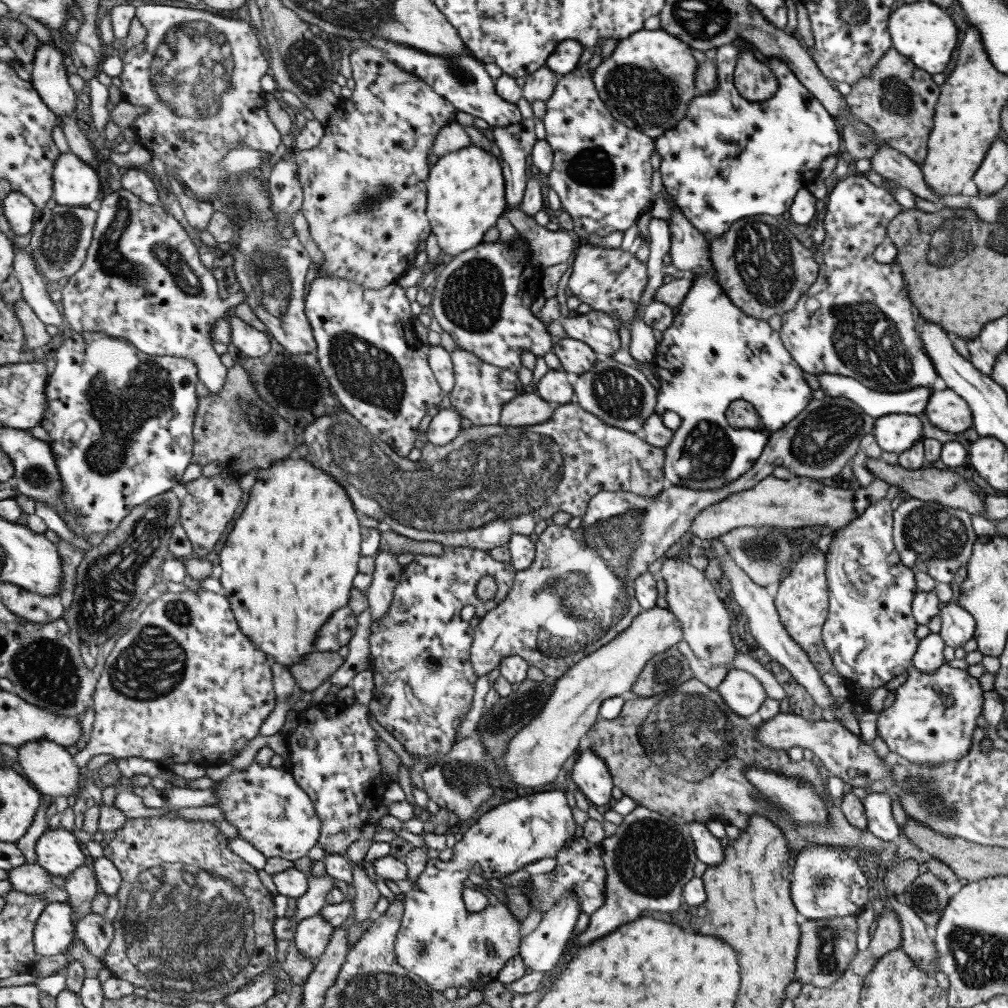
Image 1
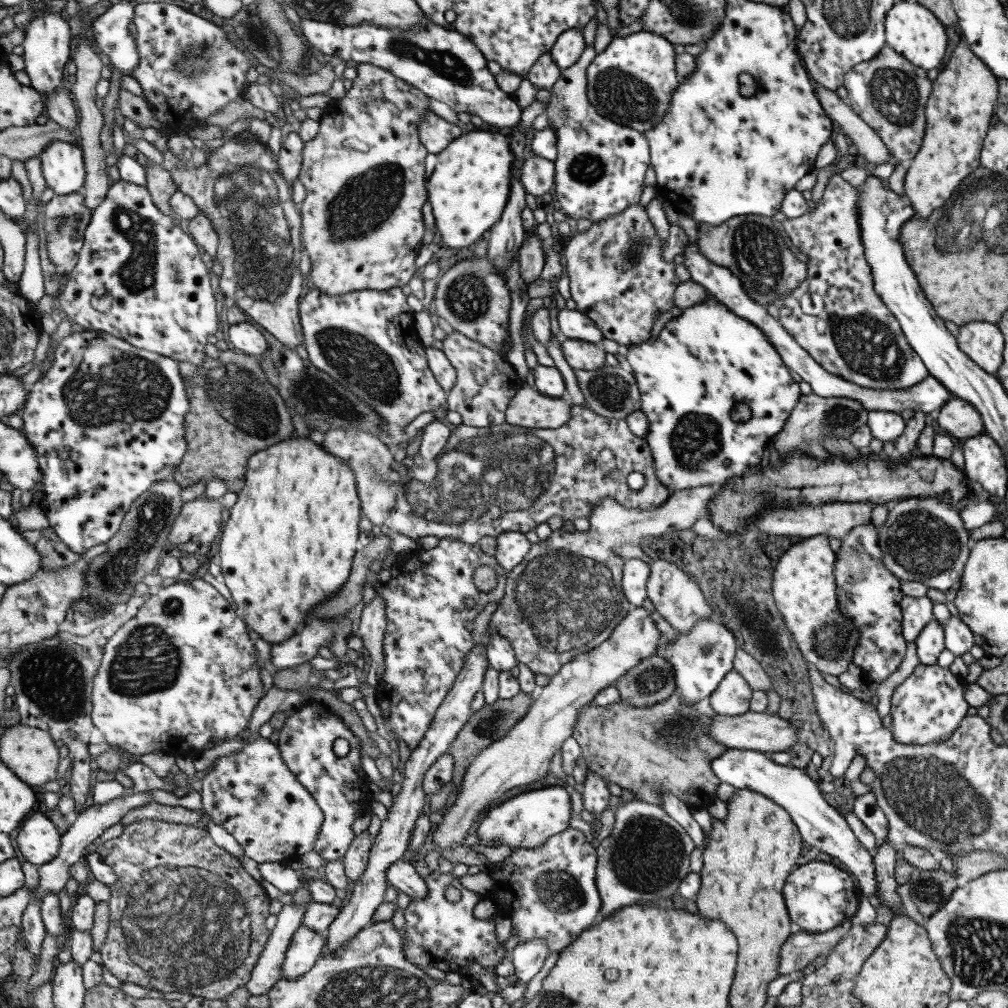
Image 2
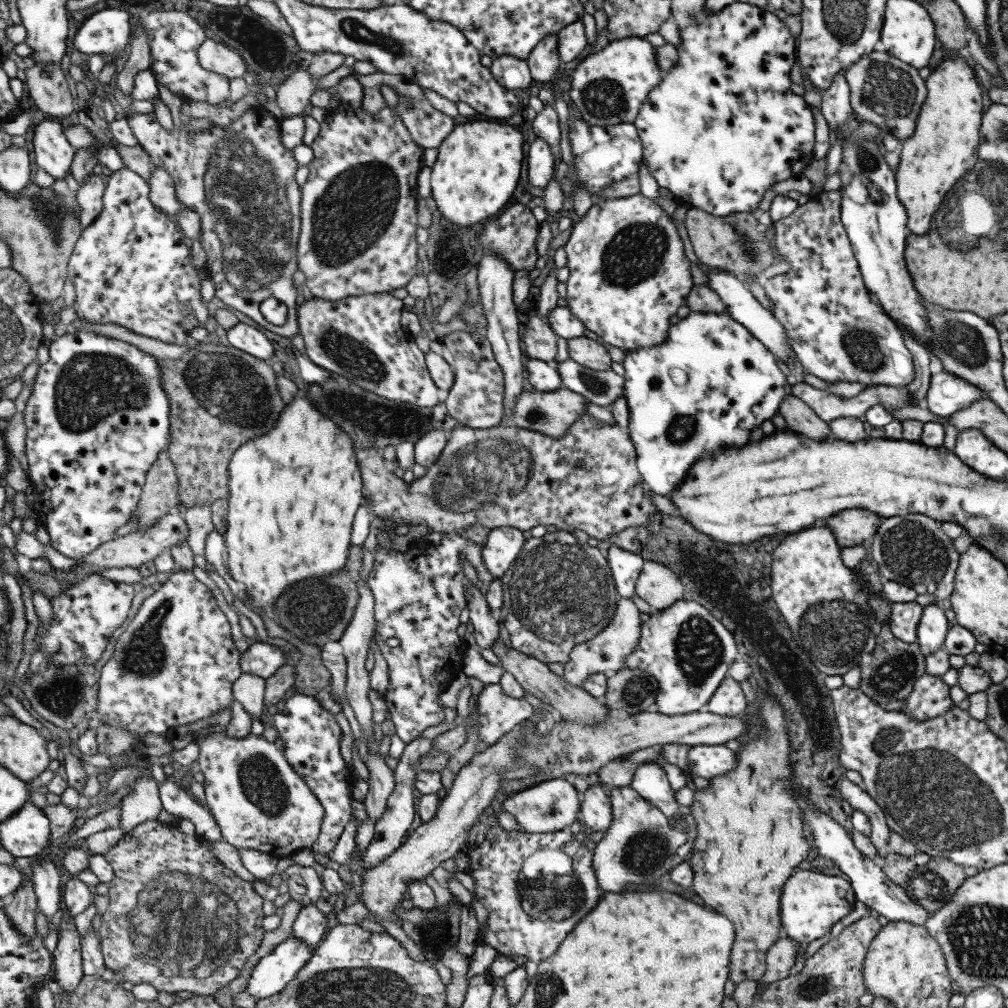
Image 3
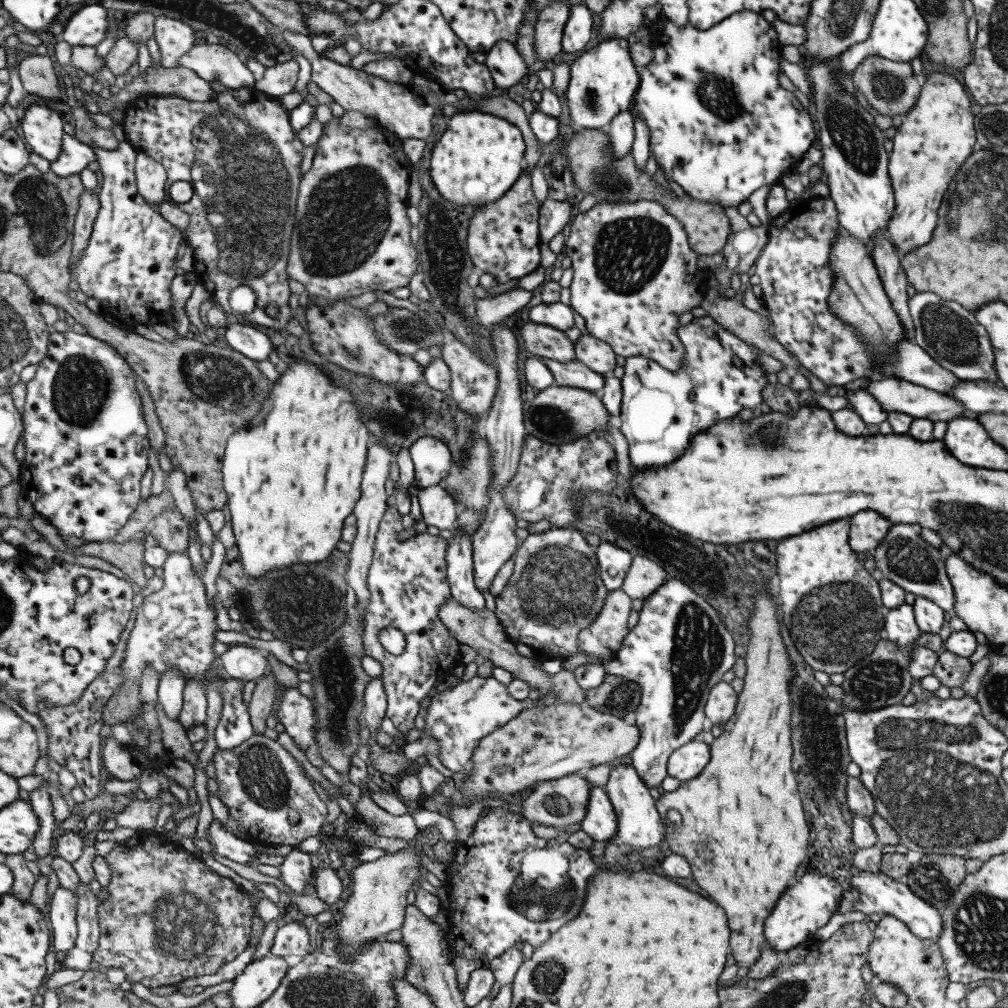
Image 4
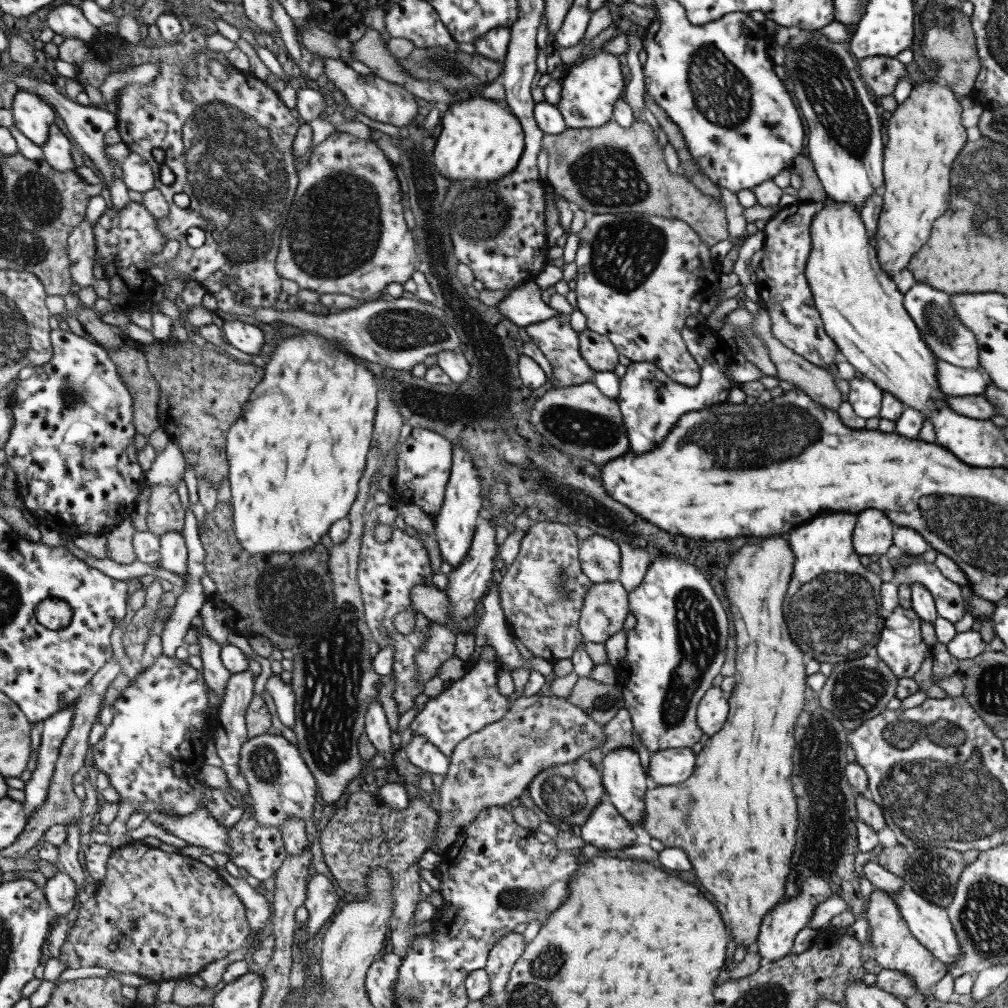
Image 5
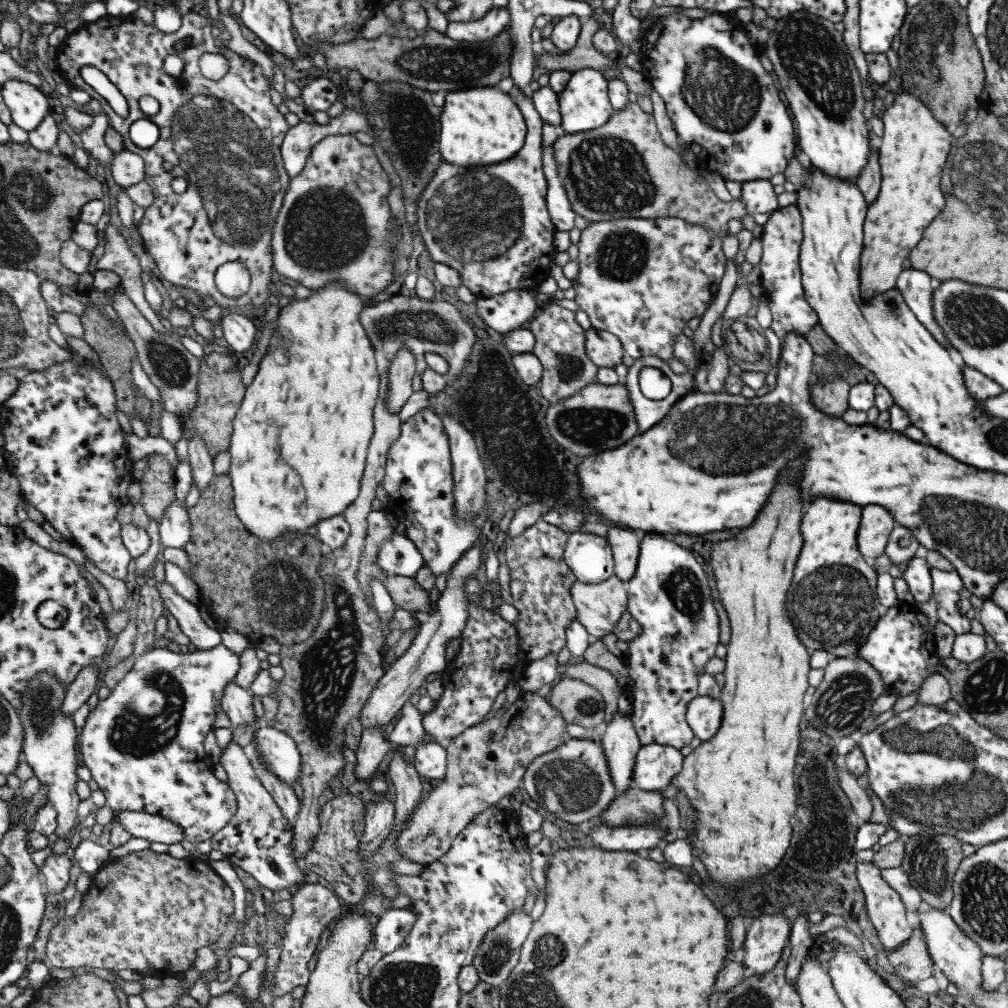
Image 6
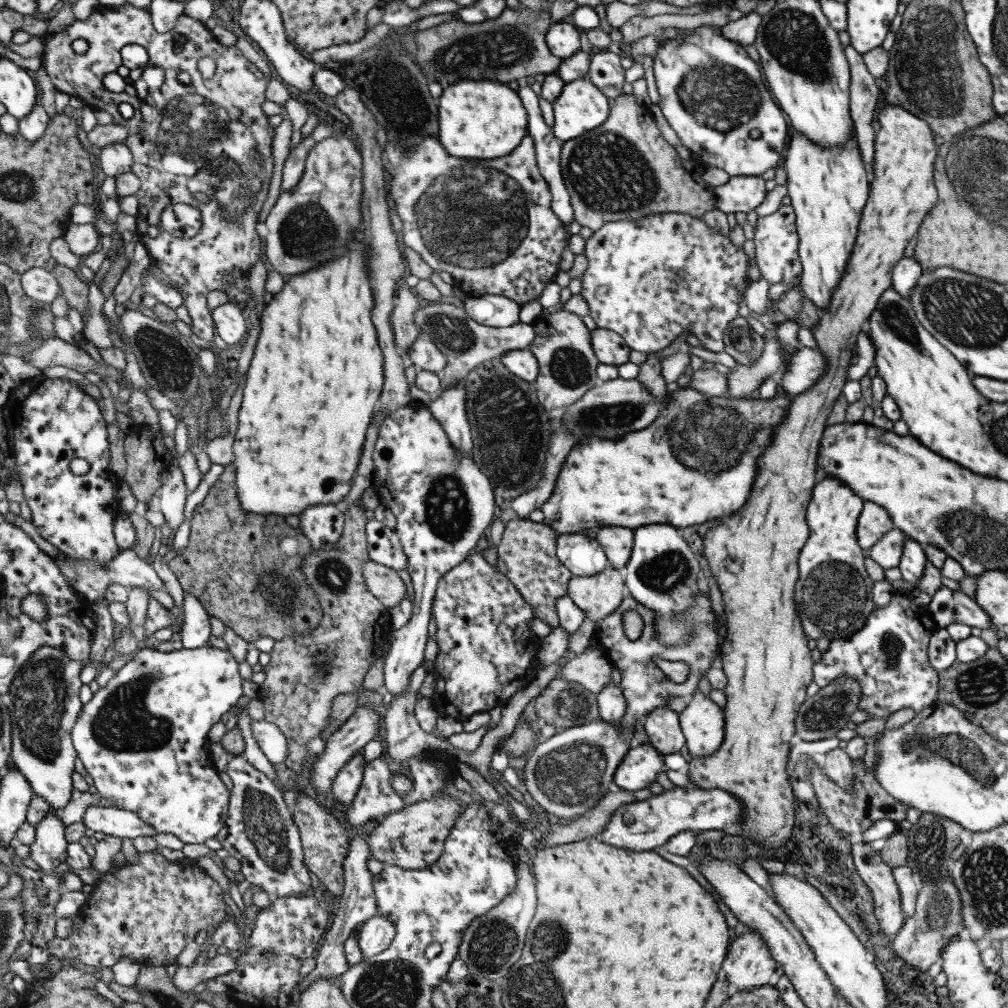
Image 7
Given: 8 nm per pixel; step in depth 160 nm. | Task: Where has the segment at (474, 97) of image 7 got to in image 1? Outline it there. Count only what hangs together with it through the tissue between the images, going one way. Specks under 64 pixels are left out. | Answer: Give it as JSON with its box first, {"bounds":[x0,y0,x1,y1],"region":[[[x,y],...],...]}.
{"bounds":[424,145,506,258],"region":[[[471,145],[439,157],[430,166],[424,213],[438,247],[451,258],[482,242],[487,228],[496,226],[496,220],[503,216],[506,207],[499,160],[489,152]]]}

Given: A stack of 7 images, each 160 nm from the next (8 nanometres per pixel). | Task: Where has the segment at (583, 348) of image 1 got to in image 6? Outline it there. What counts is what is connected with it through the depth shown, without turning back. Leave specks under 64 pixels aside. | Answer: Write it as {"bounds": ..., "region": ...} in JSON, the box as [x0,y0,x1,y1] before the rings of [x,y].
{"bounds":[584,328,624,369],"region":[[[594,328],[584,330],[584,333],[584,351],[595,366],[613,369],[621,363],[624,350],[614,334]]]}

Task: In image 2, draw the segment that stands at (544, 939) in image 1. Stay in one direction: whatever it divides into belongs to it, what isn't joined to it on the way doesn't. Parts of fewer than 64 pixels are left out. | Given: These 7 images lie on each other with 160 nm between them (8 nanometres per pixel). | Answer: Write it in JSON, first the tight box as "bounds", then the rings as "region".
{"bounds":[509,938,548,985],"region":[[[538,938],[517,944],[509,953],[516,982],[526,985],[543,966],[548,954],[544,940]]]}

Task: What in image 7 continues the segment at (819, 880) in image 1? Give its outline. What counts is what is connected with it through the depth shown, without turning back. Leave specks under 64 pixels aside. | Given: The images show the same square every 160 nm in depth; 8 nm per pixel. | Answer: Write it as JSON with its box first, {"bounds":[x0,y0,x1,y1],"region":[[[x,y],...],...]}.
{"bounds":[721,930,775,991],"region":[[[755,930],[731,937],[721,976],[732,991],[767,985],[774,969],[775,961],[770,957],[768,946]]]}

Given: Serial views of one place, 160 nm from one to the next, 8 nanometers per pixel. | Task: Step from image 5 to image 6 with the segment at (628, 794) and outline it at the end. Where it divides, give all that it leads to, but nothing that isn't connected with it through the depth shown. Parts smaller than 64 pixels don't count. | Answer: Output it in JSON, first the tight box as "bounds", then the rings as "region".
{"bounds":[600,709,640,793],"region":[[[615,709],[612,712],[612,717],[609,719],[609,722],[606,724],[605,730],[603,730],[600,745],[602,746],[603,754],[607,761],[609,775],[617,793],[624,792],[625,789],[631,787],[633,766],[635,766],[635,753],[640,747],[640,742],[630,717],[624,717],[621,712]]]}

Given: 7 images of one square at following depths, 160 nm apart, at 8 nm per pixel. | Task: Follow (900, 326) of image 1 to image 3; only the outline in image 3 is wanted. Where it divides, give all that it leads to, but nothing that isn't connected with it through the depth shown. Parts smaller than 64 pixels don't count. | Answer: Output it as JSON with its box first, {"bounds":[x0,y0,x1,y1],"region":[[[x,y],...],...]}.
{"bounds":[762,191,914,388],"region":[[[821,191],[803,205],[797,205],[786,217],[772,223],[772,246],[780,260],[789,262],[789,270],[762,280],[762,290],[772,302],[770,310],[784,330],[786,343],[794,352],[802,370],[825,382],[859,382],[864,386],[887,385],[902,388],[914,377],[914,366],[900,328],[875,302],[863,285],[857,261],[840,221],[840,194]]]}

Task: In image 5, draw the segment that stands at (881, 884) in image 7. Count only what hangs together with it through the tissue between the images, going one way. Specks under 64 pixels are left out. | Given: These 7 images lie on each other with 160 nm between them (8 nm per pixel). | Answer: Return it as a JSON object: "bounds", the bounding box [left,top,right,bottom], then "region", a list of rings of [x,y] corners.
{"bounds":[866,887,946,996],"region":[[[873,887],[866,905],[868,940],[873,947],[873,960],[881,970],[899,970],[901,974],[913,980],[915,990],[921,996],[933,996],[925,989],[939,982],[945,976],[946,969],[919,941],[909,932],[905,920],[900,915],[898,906],[889,893]]]}

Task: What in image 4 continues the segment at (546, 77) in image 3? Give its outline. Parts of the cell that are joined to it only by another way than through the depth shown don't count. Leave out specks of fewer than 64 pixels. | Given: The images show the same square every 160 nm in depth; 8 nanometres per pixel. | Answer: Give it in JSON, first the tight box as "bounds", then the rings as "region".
{"bounds":[533,1,568,60],"region":[[[551,1],[539,11],[533,30],[533,48],[537,60],[551,60],[561,51],[560,41],[568,18],[563,1]]]}

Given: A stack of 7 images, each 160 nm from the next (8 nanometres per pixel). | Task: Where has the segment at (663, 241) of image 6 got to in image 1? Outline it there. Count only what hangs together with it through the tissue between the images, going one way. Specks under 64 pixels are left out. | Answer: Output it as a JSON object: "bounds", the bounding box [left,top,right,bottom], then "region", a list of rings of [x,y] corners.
{"bounds":[567,241,647,328],"region":[[[585,241],[582,245],[577,243],[574,254],[571,273],[567,278],[567,287],[571,293],[580,302],[590,306],[591,311],[598,310],[611,317],[618,316],[629,328],[636,314],[636,306],[640,303],[639,300],[647,285],[646,264],[620,247],[610,249]]]}

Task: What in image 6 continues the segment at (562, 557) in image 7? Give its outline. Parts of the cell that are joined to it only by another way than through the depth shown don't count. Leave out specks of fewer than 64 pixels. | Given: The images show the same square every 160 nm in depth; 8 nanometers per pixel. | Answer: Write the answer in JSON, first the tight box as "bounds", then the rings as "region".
{"bounds":[563,531,613,583],"region":[[[579,531],[569,533],[563,559],[579,582],[598,583],[613,575],[611,548],[601,536]]]}

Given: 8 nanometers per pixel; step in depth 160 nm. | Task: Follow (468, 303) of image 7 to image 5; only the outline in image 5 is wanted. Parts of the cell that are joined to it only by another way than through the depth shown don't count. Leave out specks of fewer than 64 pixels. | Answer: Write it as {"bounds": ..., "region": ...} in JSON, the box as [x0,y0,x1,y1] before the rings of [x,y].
{"bounds":[496,281,559,328],"region":[[[533,281],[506,294],[496,309],[515,326],[523,328],[559,314],[541,300],[540,290]]]}

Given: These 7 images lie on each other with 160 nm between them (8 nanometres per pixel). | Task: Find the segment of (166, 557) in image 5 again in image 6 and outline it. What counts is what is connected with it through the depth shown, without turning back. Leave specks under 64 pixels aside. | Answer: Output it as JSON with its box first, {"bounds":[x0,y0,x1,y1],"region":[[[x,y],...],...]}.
{"bounds":[159,500,192,549],"region":[[[179,500],[171,504],[167,514],[159,522],[159,527],[161,549],[184,549],[184,546],[192,539],[191,516]]]}

